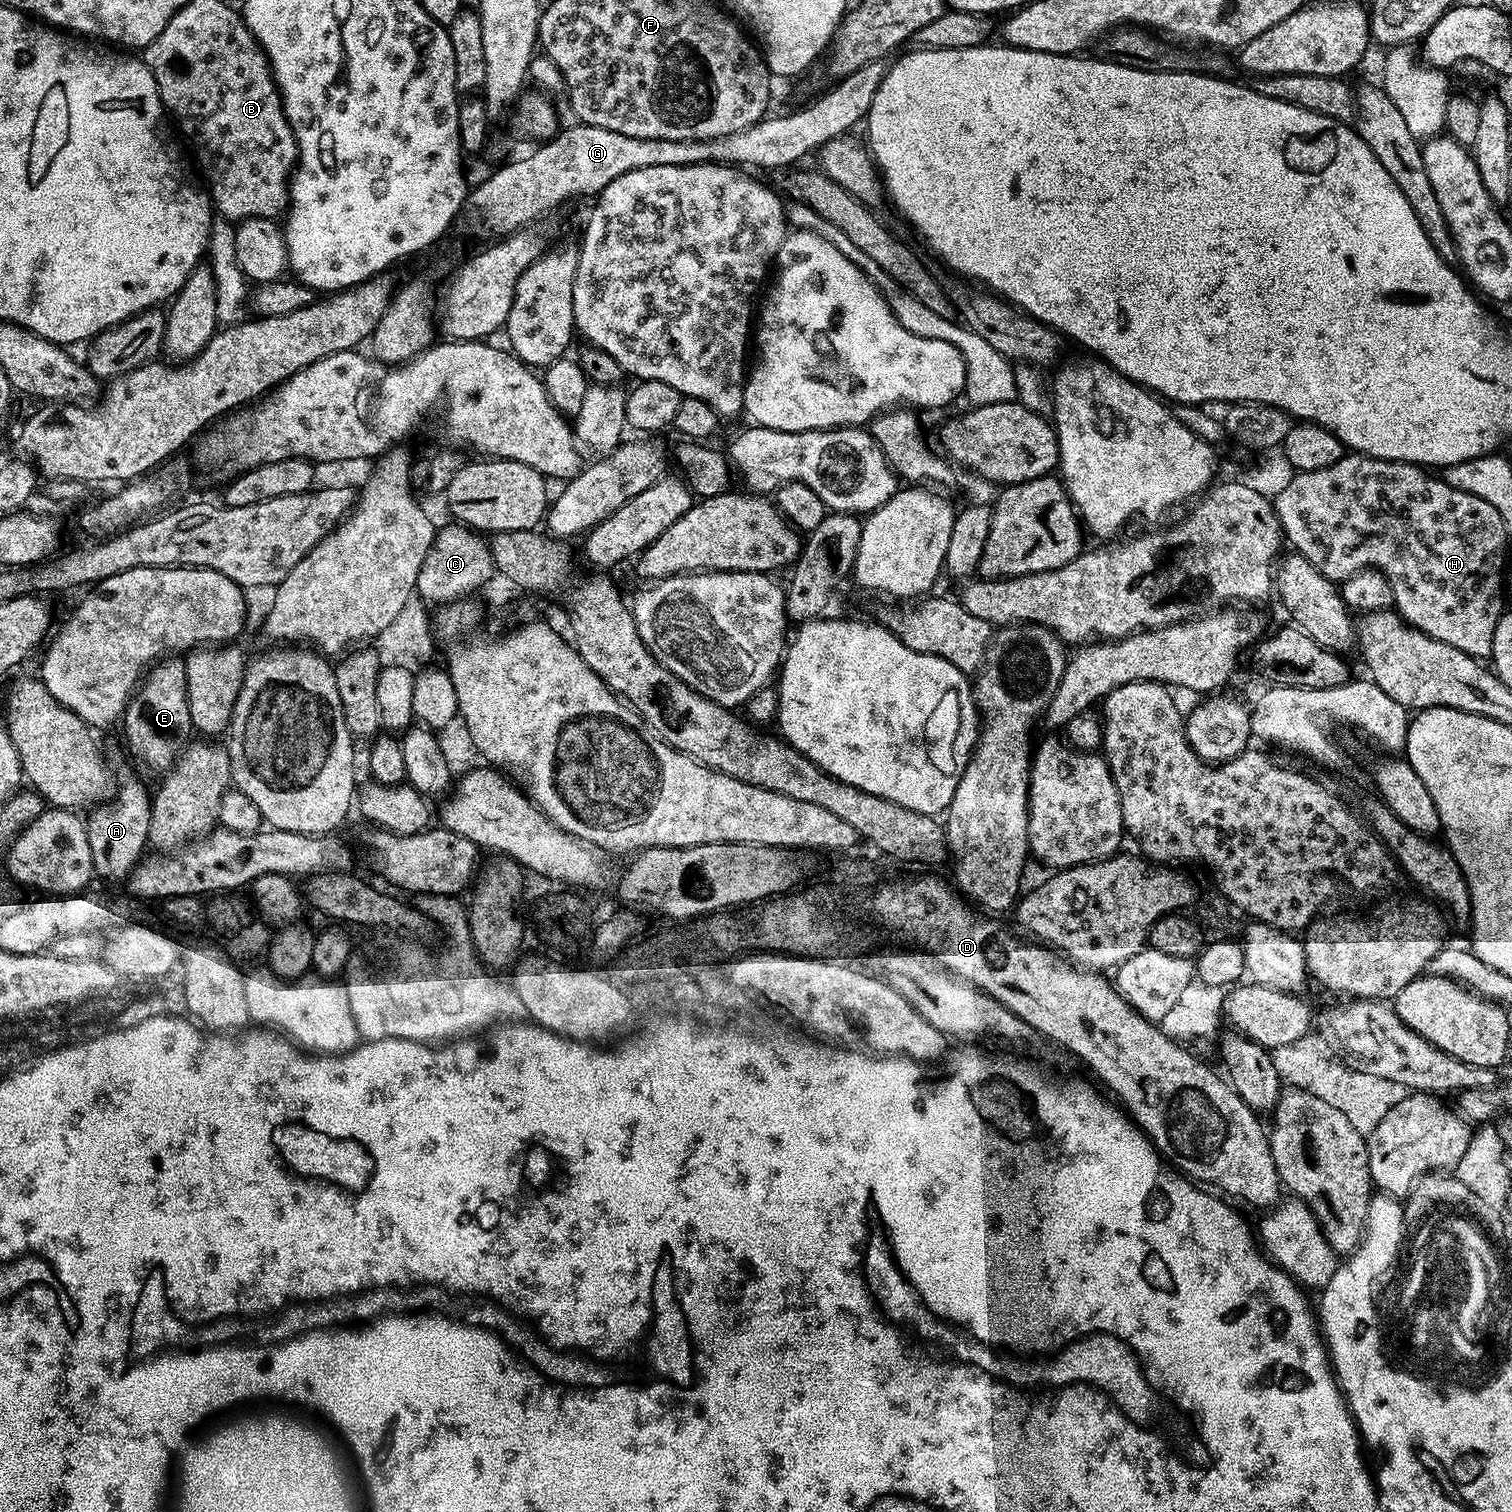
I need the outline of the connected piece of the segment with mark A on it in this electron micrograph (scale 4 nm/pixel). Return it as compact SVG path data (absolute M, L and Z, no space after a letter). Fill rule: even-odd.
M132 780L125 788L117 787L111 800L91 809L86 827L92 867L97 877L123 881L145 855L150 830L152 796L138 781Z

